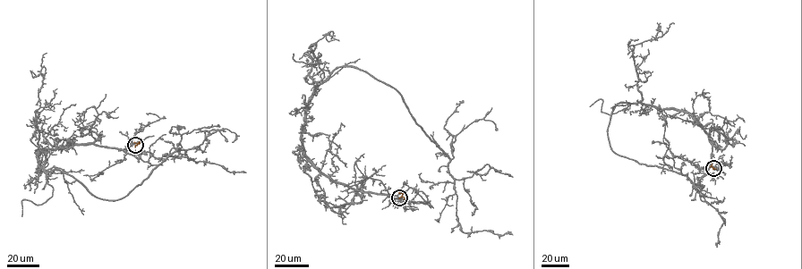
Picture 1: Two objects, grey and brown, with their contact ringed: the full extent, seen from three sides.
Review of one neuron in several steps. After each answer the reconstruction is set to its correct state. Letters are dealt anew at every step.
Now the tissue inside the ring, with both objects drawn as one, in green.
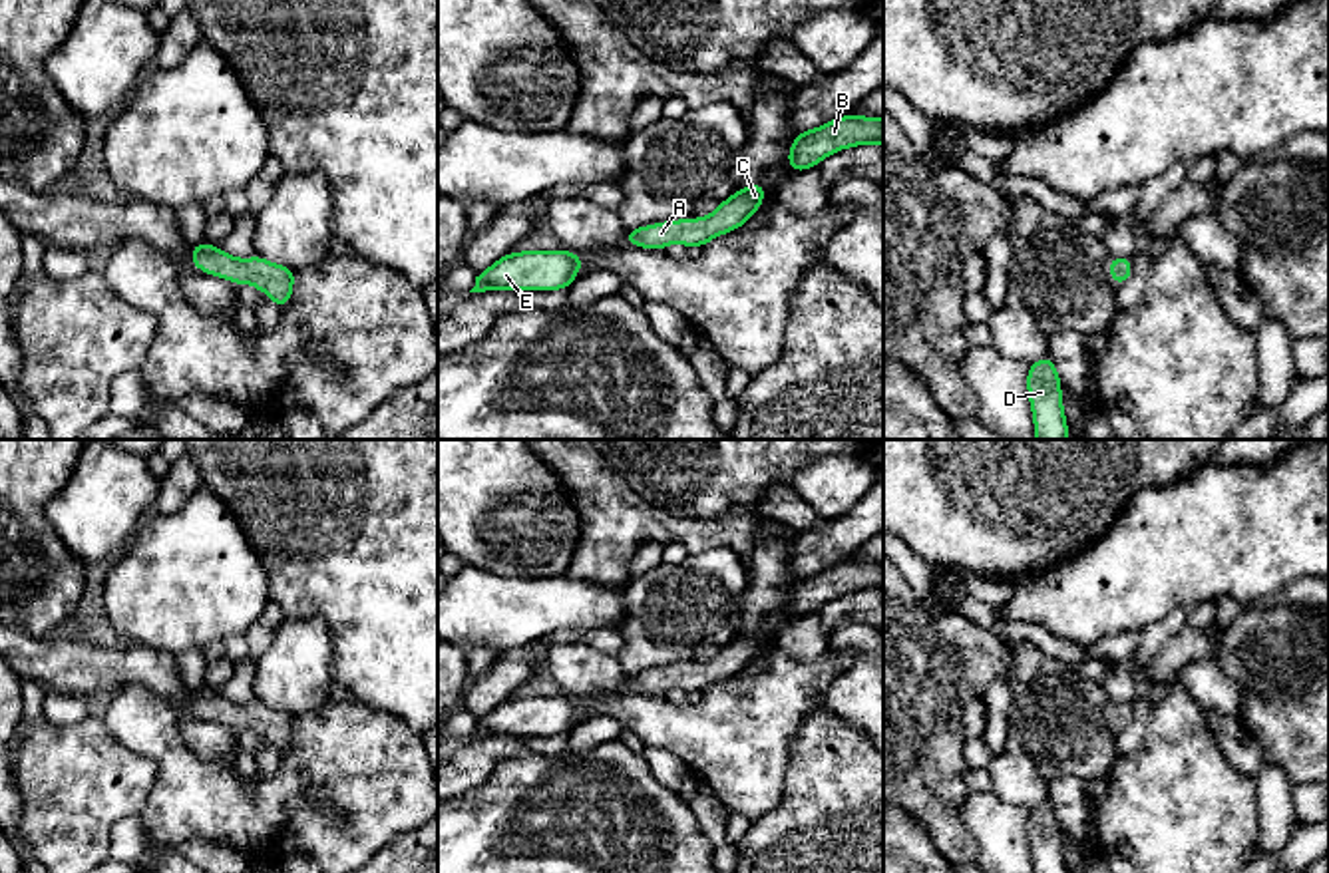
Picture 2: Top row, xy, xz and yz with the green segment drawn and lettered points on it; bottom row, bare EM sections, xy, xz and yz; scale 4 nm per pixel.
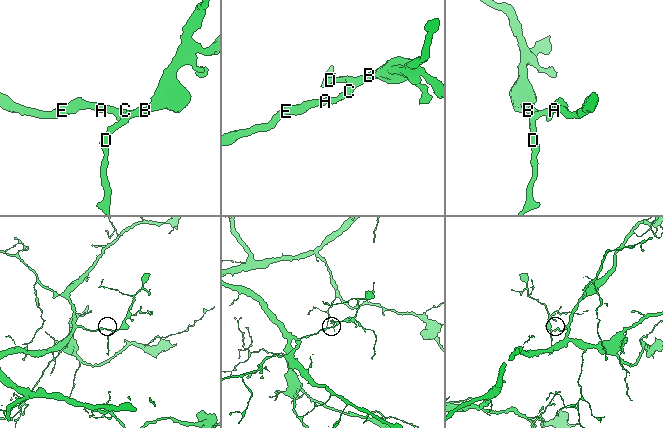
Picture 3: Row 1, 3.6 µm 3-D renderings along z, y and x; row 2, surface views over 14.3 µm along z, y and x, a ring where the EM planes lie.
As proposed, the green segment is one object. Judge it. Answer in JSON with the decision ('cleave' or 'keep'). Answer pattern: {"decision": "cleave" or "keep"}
{"decision": "keep"}

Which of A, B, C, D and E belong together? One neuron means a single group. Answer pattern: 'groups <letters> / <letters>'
groups A B C D E

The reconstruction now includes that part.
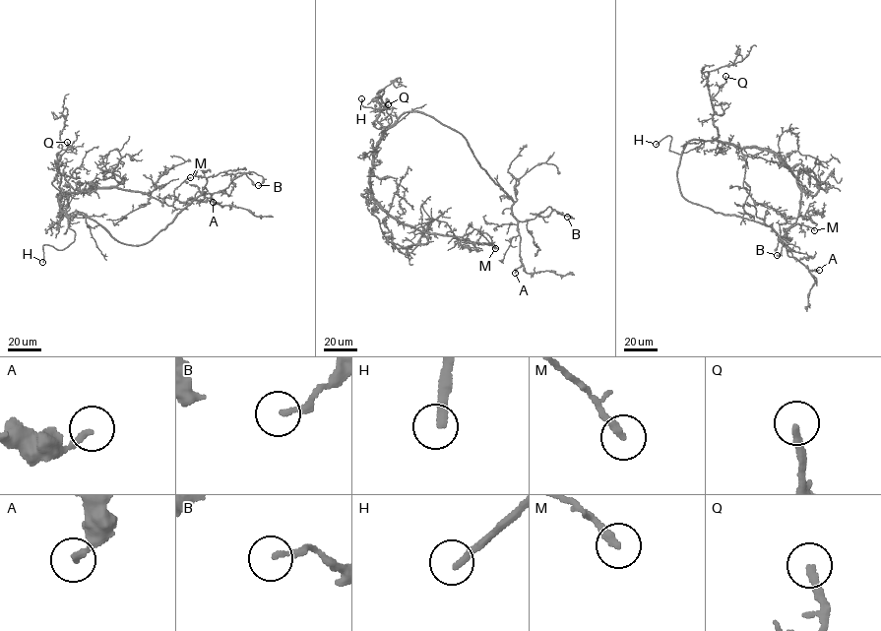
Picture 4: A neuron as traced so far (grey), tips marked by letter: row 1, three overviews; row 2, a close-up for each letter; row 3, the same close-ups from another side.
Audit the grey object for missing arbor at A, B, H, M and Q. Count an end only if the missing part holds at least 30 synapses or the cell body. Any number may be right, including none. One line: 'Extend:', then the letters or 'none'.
Extend: H, Q

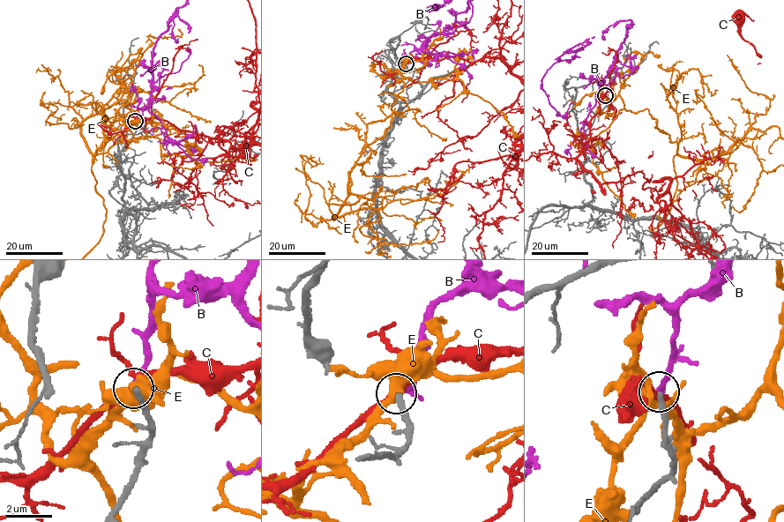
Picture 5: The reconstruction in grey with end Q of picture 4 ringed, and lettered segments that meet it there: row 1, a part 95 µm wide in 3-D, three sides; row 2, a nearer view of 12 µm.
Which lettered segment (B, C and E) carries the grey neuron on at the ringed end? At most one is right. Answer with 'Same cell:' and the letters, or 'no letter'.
Same cell: no letter

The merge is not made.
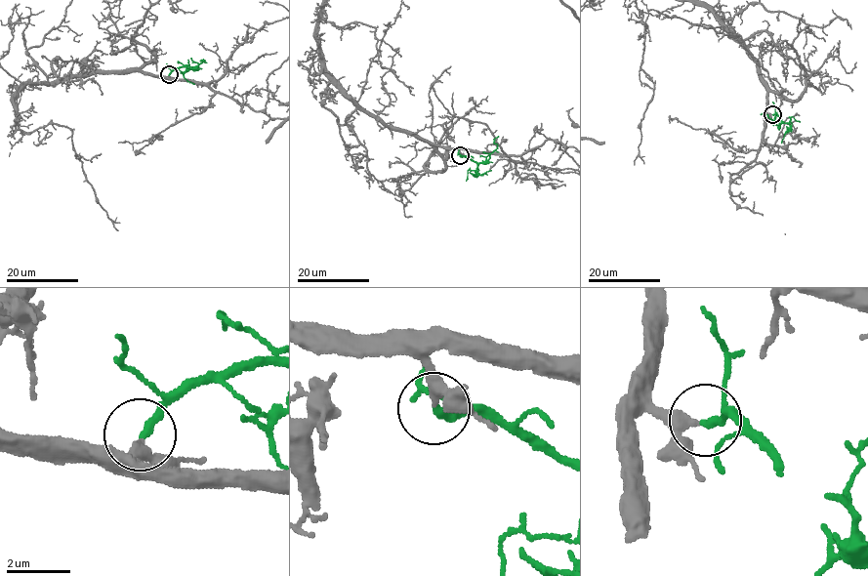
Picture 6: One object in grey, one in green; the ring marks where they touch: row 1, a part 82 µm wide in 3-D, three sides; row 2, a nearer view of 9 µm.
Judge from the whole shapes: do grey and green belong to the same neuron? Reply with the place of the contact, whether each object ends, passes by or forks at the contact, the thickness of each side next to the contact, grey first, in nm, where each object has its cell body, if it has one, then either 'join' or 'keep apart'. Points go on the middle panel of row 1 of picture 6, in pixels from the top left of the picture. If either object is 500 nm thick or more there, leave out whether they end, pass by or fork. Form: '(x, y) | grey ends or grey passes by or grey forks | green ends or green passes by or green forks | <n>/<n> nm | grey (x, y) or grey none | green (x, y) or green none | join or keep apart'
(460, 155) | grey passes by | green ends | 260/280 nm | grey none | green none | join

